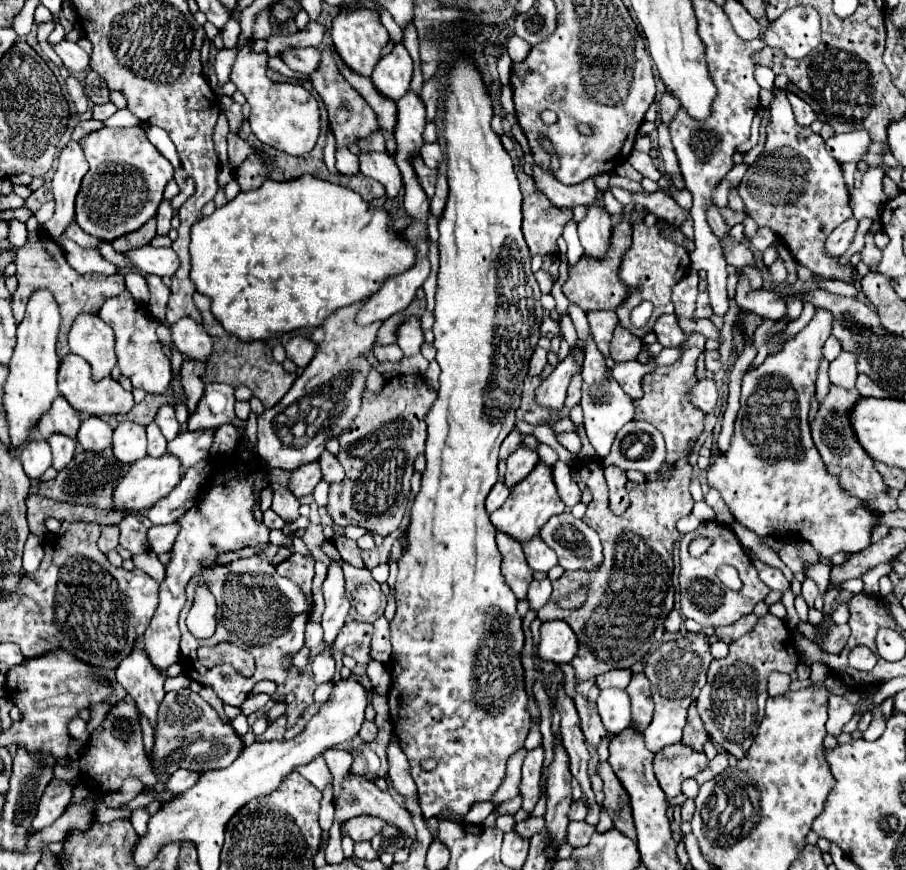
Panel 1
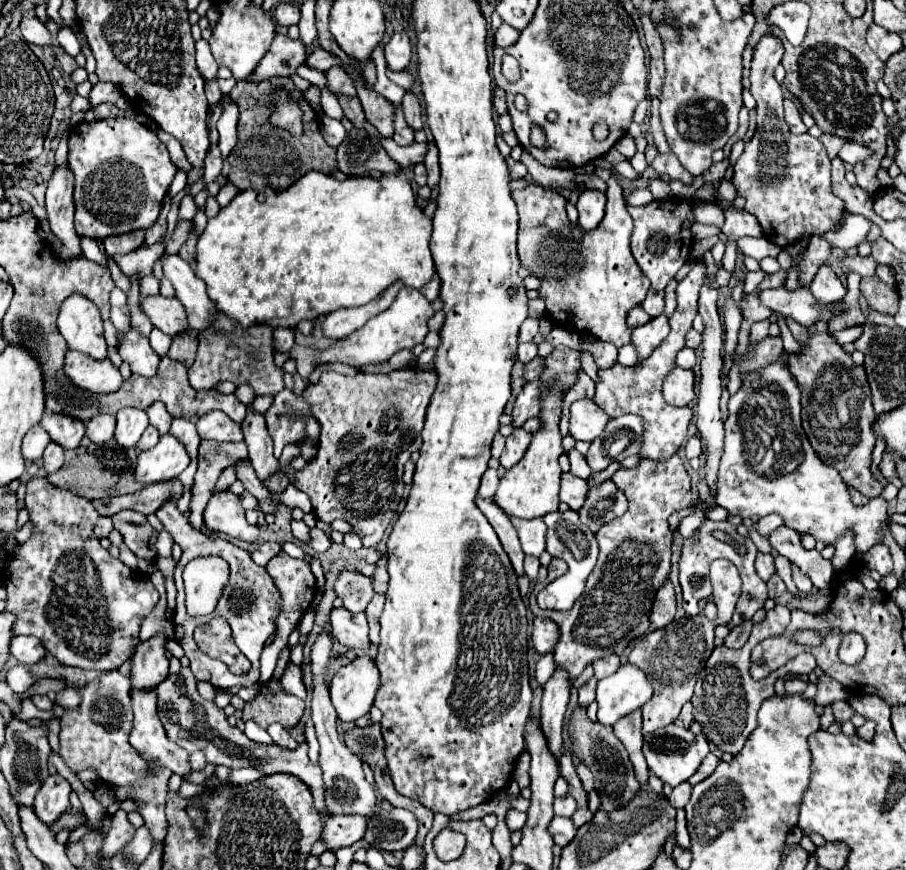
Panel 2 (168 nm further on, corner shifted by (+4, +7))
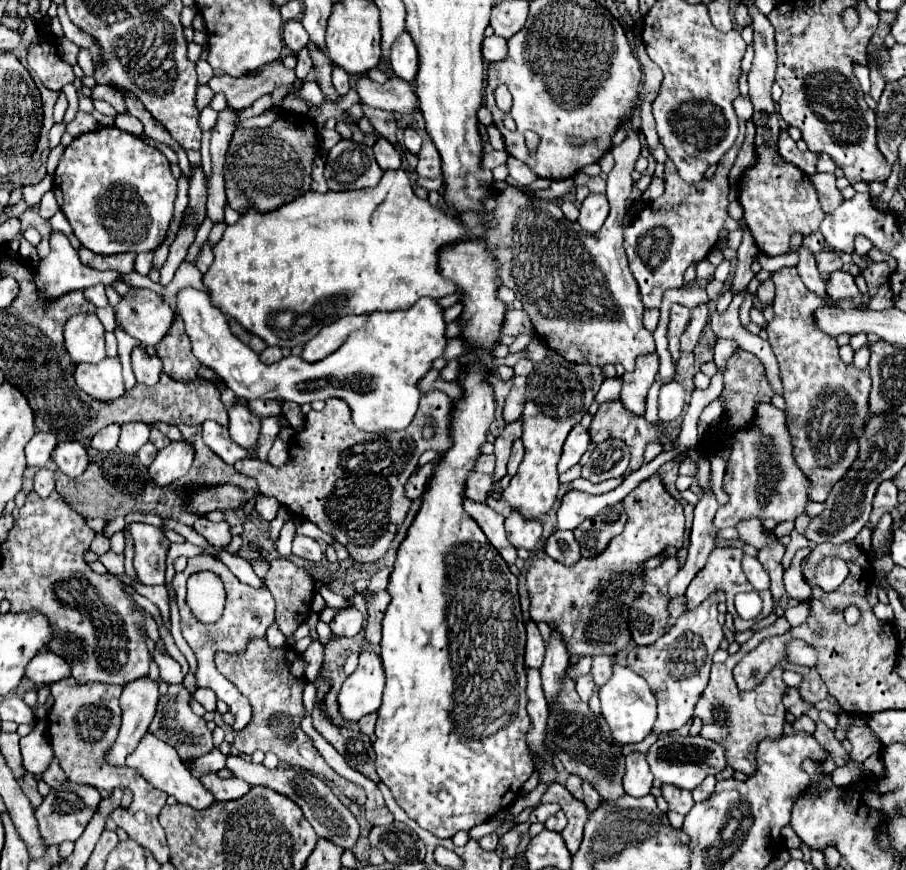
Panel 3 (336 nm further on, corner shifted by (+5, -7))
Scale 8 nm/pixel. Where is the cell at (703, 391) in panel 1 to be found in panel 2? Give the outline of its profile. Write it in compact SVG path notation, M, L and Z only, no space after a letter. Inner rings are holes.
M674 368L662 386L664 400L672 406L688 406L696 394L694 394L694 372L684 368Z

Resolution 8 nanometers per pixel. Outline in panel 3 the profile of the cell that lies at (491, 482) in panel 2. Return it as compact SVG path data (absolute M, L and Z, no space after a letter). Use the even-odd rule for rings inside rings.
M475 472L471 476L471 480L467 480L467 488L465 488L465 496L473 502L485 502L487 494L491 492L491 484L493 484L493 478L489 474L481 474L481 472Z

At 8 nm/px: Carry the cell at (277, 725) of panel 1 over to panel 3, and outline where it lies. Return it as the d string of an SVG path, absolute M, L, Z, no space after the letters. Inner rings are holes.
M255 640L247 646L247 652L241 656L231 656L225 652L218 651L215 654L215 666L217 670L237 686L237 690L249 698L251 708L253 708L253 718L251 722L235 732L235 742L233 746L241 754L253 754L255 750L263 752L273 752L279 756L281 762L289 766L301 766L307 768L315 774L323 774L325 778L333 780L339 790L353 802L365 804L367 794L359 784L353 784L341 776L335 774L335 770L329 768L329 764L323 760L323 756L315 750L311 738L307 738L299 726L301 716L303 716L303 686L305 686L305 660L299 652L295 652L291 646L283 650L271 650L267 640Z

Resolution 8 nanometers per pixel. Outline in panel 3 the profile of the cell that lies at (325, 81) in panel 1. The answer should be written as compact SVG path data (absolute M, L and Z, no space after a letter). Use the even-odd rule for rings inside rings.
M339 66L333 68L333 86L341 96L345 96L349 92L349 74L343 72L343 68L339 68Z

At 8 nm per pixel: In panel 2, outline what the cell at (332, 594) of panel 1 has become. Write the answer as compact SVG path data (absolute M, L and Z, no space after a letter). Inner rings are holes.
M322 632L312 646L312 670L314 670L314 694L312 694L312 722L316 728L316 738L320 742L320 768L324 772L324 784L326 784L326 804L330 814L362 814L370 816L376 810L376 790L372 784L366 782L362 772L362 762L358 756L354 756L346 744L338 738L336 732L336 710L330 702L330 692L324 684L324 674L330 660L330 648L332 638L328 632Z

